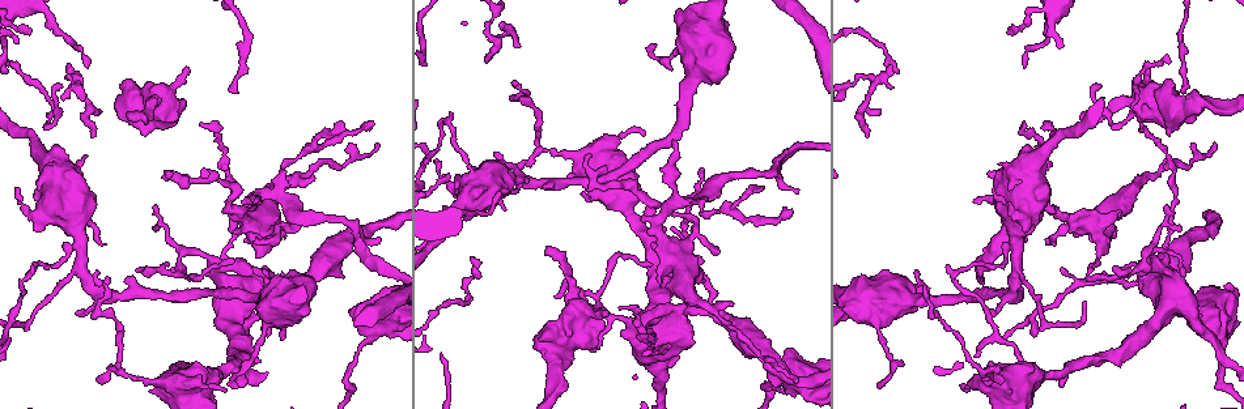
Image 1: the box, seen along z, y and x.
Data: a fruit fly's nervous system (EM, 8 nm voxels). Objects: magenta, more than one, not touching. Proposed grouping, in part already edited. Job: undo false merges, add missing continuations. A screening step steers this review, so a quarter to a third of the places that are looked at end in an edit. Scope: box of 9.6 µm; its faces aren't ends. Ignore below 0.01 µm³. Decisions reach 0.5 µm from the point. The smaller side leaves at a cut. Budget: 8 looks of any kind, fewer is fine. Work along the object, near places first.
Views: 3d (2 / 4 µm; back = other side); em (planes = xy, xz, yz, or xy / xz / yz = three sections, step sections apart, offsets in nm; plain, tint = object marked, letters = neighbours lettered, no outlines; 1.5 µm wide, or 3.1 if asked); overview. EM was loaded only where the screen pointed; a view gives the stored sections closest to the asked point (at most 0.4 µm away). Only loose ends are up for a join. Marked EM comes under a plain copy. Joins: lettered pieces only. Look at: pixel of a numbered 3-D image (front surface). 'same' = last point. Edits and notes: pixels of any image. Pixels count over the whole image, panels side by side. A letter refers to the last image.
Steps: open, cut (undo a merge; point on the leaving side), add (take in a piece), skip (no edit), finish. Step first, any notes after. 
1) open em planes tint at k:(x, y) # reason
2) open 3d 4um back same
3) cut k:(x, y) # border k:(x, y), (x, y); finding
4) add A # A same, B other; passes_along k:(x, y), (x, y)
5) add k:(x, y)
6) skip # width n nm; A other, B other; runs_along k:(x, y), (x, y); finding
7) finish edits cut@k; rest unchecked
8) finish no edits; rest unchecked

open em yz step 8 letters at 1:(186, 65) # an open end

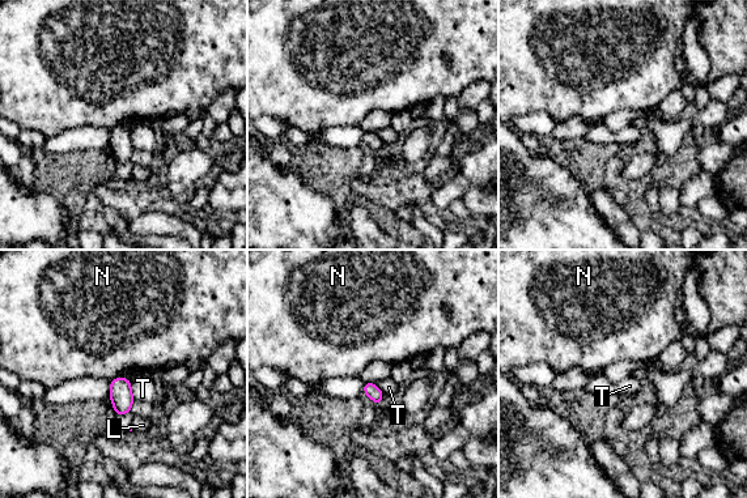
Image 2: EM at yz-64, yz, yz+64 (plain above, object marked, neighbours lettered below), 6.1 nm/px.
skip # L other, N other, T other; border 2:(121, 375), (110, 382); no lettered piece goes on from it

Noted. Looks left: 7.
open 3d 4um at 1:(1085, 112) # free end

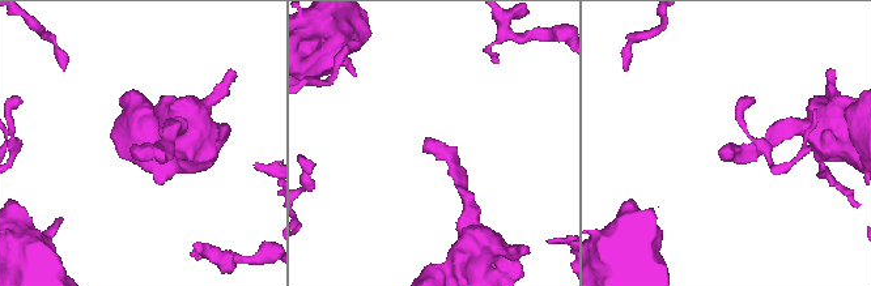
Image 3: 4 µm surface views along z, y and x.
open em planes letters at 3:(724, 146) # now the EM

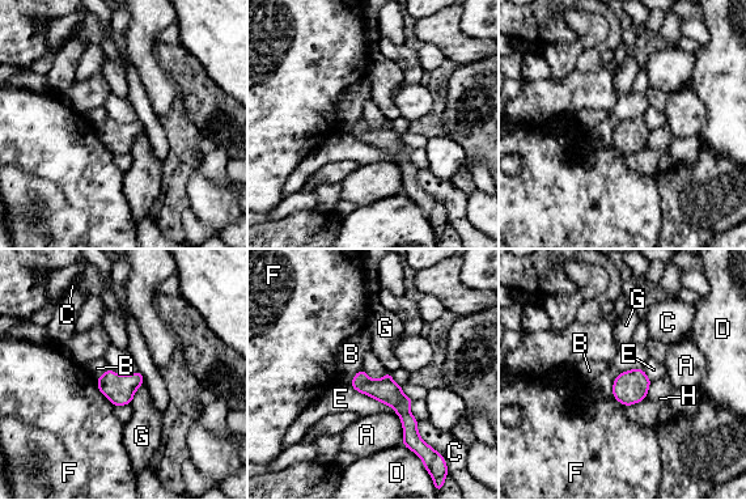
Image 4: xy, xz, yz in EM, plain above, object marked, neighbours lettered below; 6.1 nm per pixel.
skip # A other, B other, C other, D other, E other, F other, G other, H other; border 4:(144, 380), (130, 403); none of them fits

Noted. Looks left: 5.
open 3d 4um at 1:(1128, 270) # an open end

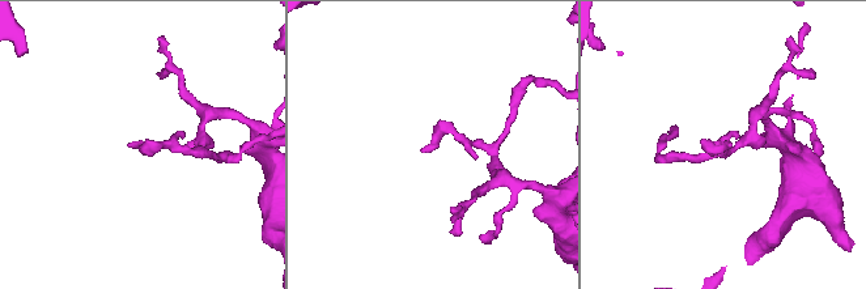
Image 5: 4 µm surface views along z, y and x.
open em xy step 4 tint at 5:(131, 145)

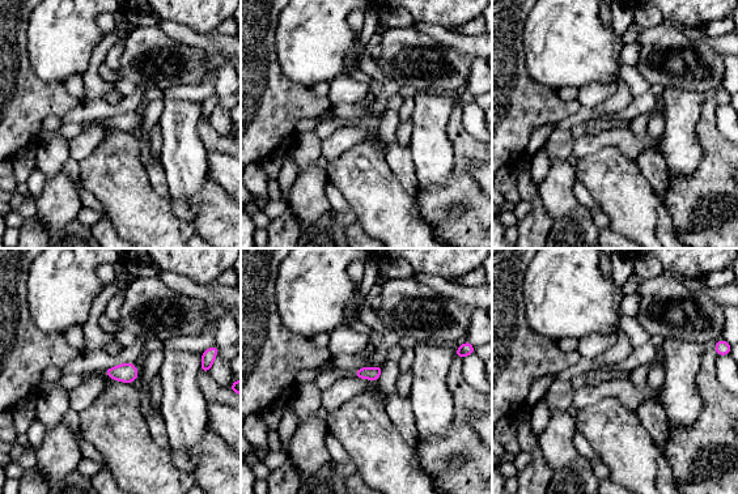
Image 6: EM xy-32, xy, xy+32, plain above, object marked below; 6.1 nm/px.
open em planes letters same

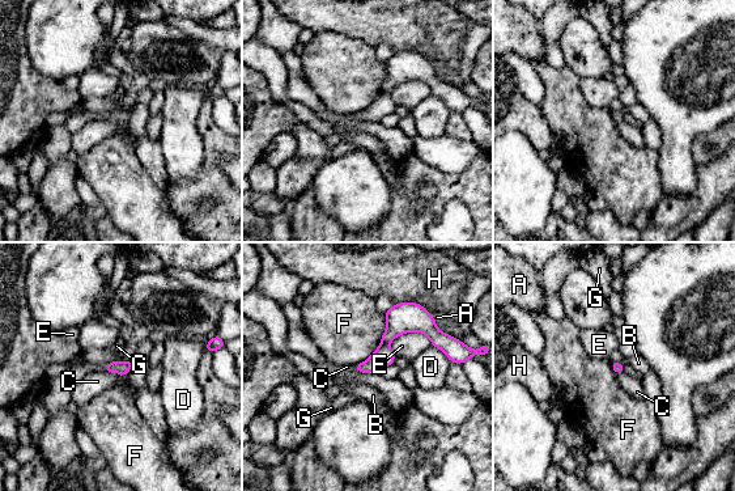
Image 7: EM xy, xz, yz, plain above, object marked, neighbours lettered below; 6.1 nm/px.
skip # longest_contact F 380 nm; A other, B other, C other, D other, E other, F other, G other, H other; border 7:(105, 369), (127, 376); none of them fits

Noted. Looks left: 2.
finish no edits; rest unchecked

